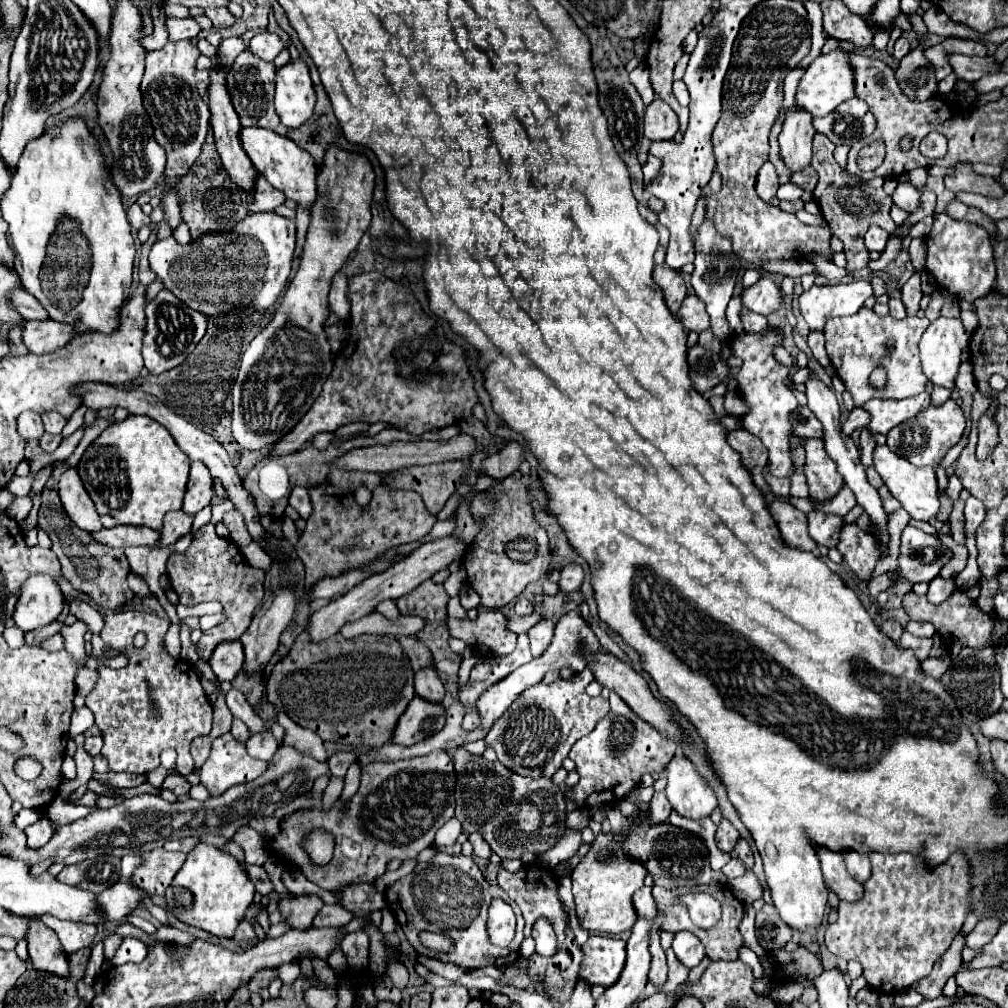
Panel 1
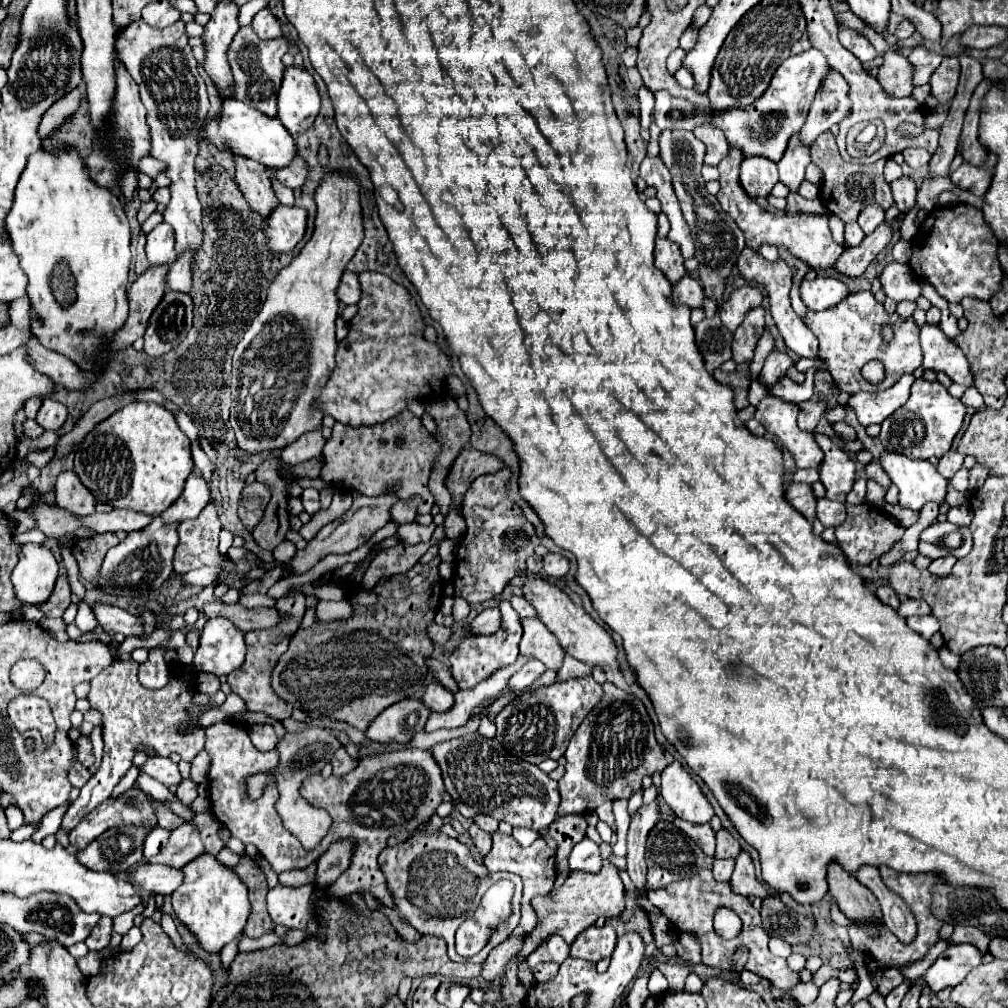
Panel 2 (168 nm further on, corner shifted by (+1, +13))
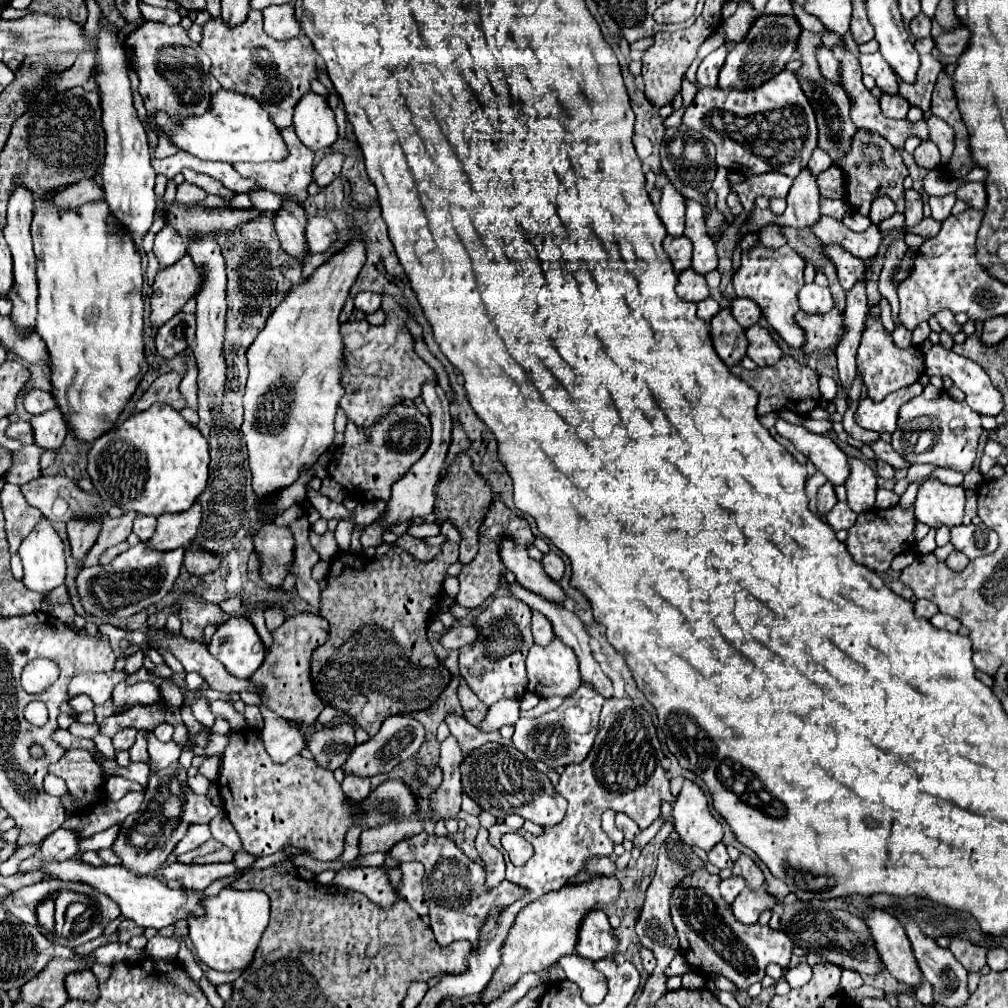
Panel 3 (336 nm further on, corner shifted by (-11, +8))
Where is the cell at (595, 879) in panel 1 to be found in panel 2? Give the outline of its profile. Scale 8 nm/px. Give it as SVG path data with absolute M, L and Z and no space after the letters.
M604 860L600 872L572 872L566 882L556 890L554 896L546 894L546 896L538 896L532 900L532 906L538 914L538 924L536 928L532 930L532 934L526 936L524 940L524 948L518 956L518 960L514 960L508 970L506 970L506 984L510 984L510 998L506 1002L514 1004L514 1002L520 1002L522 1000L522 988L518 986L518 980L516 980L516 966L518 962L528 956L544 938L552 936L552 934L560 934L568 944L582 932L586 930L588 926L592 926L600 916L604 918L616 918L622 914L624 910L624 892L622 892L622 880L620 880L620 872L618 868L610 862L610 860Z

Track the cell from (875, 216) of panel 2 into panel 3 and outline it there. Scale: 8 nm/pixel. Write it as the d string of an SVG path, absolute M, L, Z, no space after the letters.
M882 195L882 197L876 197L872 201L872 211L870 211L870 219L872 223L880 223L882 219L894 215L894 201L888 199L888 195Z

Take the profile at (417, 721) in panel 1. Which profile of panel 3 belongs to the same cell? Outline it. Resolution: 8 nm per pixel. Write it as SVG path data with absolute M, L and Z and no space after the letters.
M392 715L384 721L380 731L372 739L352 749L352 755L348 755L348 761L344 763L342 771L346 775L364 775L364 777L390 773L396 767L396 763L410 759L420 749L422 743L424 743L424 727L416 719L408 715Z

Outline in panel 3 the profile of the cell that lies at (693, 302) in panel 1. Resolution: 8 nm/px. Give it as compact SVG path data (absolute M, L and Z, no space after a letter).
M684 269L680 275L678 275L678 285L676 285L676 293L680 299L684 301L702 301L708 297L708 285L706 285L706 279L704 275L698 275L696 271L692 269Z

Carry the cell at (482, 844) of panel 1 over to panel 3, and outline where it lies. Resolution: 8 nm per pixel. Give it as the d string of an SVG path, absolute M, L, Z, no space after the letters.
M482 827L476 835L476 849L478 849L482 865L486 869L486 887L488 889L498 887L504 881L504 857L498 849L494 849L488 843L488 831Z

